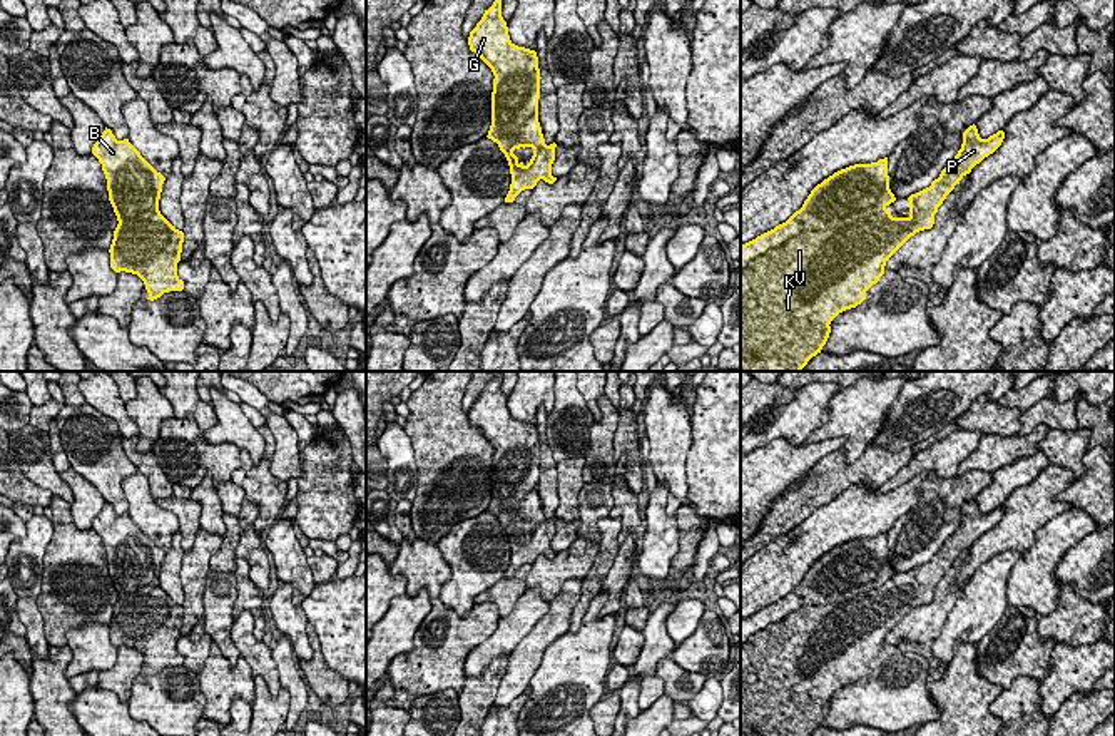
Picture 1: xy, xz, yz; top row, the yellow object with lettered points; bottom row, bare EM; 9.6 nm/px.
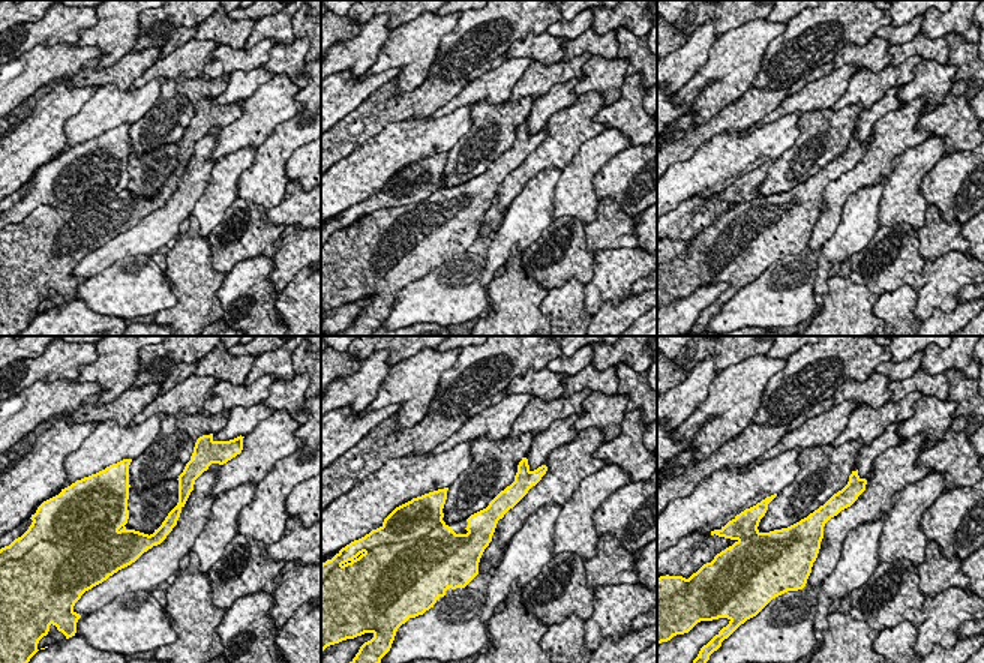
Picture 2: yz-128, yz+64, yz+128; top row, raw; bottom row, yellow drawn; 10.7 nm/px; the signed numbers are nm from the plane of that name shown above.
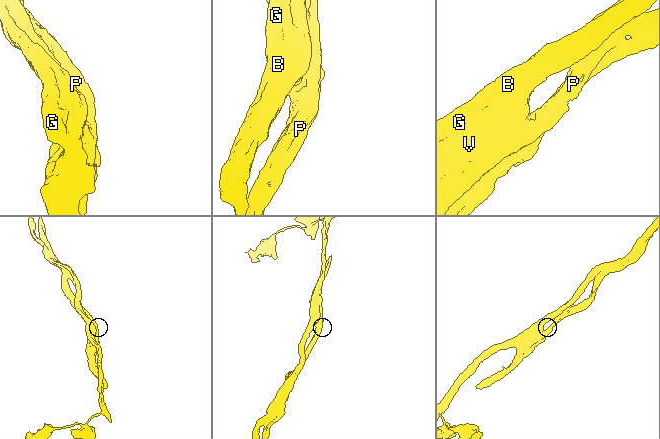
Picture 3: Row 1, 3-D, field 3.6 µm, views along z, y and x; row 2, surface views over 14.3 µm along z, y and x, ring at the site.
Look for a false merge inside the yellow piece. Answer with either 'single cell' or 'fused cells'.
fused cells

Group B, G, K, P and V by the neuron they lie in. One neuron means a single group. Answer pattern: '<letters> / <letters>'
B G / K P V

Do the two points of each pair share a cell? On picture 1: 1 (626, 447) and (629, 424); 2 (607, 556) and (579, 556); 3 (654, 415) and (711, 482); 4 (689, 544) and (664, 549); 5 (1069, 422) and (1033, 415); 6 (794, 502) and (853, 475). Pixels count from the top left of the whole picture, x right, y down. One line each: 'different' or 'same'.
1: same
2: different
3: different
4: different
5: same
6: same

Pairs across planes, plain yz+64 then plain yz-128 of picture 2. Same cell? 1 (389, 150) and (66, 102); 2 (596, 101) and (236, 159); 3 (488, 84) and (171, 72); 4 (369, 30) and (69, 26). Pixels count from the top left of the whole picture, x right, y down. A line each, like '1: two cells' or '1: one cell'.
1: two cells
2: two cells
3: one cell
4: one cell

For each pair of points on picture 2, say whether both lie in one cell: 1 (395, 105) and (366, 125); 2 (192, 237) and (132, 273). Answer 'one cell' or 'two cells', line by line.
1: one cell
2: two cells

